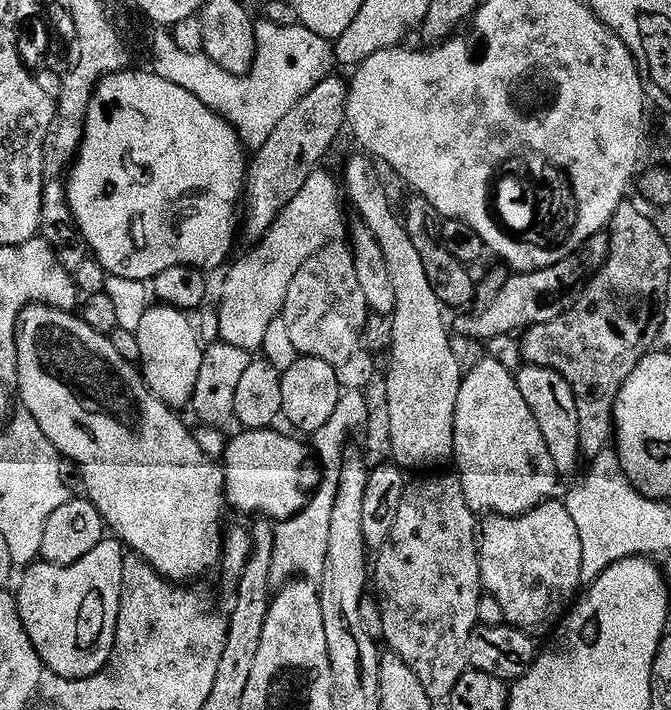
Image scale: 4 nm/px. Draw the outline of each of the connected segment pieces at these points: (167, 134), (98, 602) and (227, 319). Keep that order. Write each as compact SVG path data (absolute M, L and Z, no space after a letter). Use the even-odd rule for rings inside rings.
M125 70L110 74L105 80L100 81L92 95L90 110L86 114L86 126L80 143L80 152L76 156L75 164L71 165L67 173L68 205L72 211L75 227L83 236L87 251L104 267L109 277L117 276L151 282L158 274L162 274L162 270L170 270L170 266L188 264L192 268L201 270L220 267L223 269L229 263L228 255L231 254L232 247L236 244L236 232L238 236L238 213L241 211L242 197L246 192L250 163L246 145L228 121L223 120L218 113L210 110L202 102L198 102L198 98L194 98L190 90L182 90L182 86L174 86L174 82L166 82L166 78L156 75L151 70L132 71Z
M106 538L78 562L63 566L37 562L25 571L28 573L24 577L19 577L20 592L17 591L15 597L20 617L26 626L26 634L30 634L34 650L38 650L51 675L81 680L98 674L106 666L116 641L125 555L125 545L115 538Z
M317 170L310 174L310 178L306 178L302 190L290 198L263 240L253 247L256 249L246 253L236 265L233 263L227 269L228 277L220 288L220 317L216 320L220 327L219 339L223 343L251 354L259 353L264 346L266 330L270 330L270 322L283 313L294 274L298 274L300 267L311 256L318 254L318 250L345 239L344 208L340 205L342 188L337 177L335 180L324 171Z

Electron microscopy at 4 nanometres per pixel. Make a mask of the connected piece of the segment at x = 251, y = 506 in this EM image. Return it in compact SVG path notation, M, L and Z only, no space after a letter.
M254 428L241 431L241 436L236 436L228 444L224 452L222 467L224 469L224 495L227 503L232 504L240 512L253 512L253 517L267 518L272 522L288 520L297 516L308 504L320 485L322 475L321 465L314 455L313 449L308 448L295 435L283 436L272 428Z

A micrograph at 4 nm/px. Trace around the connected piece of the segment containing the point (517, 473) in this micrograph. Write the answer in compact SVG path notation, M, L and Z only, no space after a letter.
M483 358L472 369L463 373L458 390L458 406L454 414L454 453L455 471L462 482L462 490L466 494L466 502L472 507L472 511L477 514L495 514L497 516L524 516L530 510L540 507L557 495L556 480L558 473L554 466L554 458L550 458L550 450L546 450L546 438L542 438L542 430L538 430L538 422L534 422L534 414L530 414L530 406L526 406L526 398L522 398L522 390L518 390L516 377L510 369L502 366L502 362L491 358Z

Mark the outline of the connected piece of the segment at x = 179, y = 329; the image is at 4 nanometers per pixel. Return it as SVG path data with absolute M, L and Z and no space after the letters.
M157 303L149 306L139 327L135 329L144 381L150 391L173 410L183 409L183 404L191 405L205 351L196 337L195 326L188 319L189 313Z

